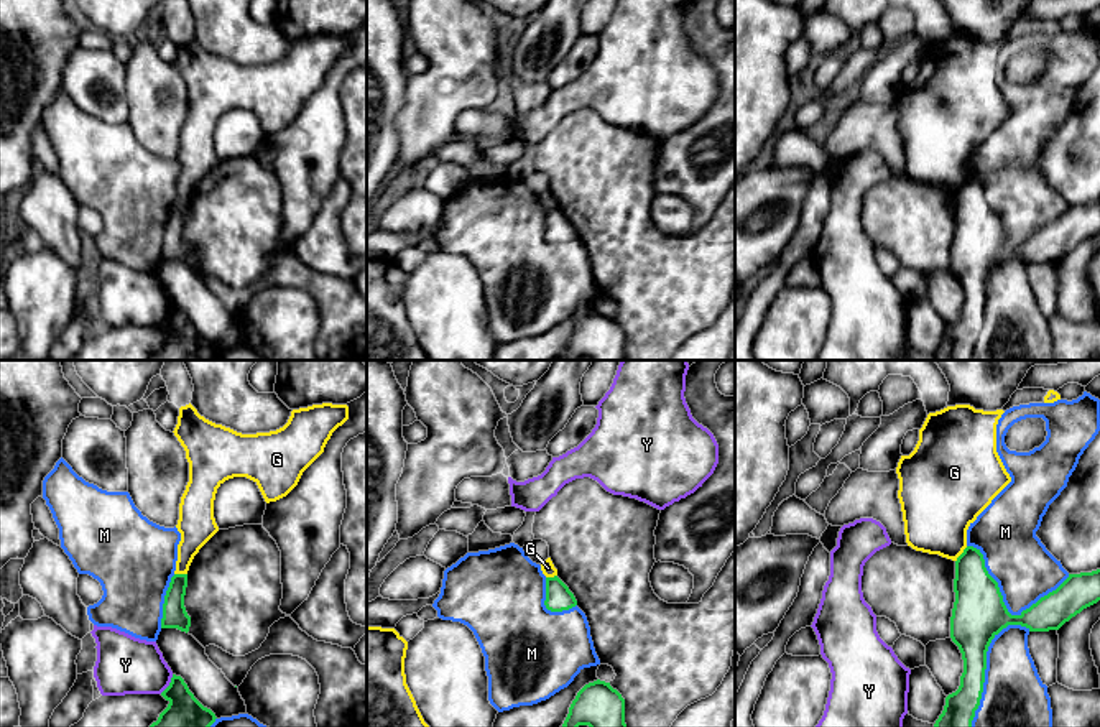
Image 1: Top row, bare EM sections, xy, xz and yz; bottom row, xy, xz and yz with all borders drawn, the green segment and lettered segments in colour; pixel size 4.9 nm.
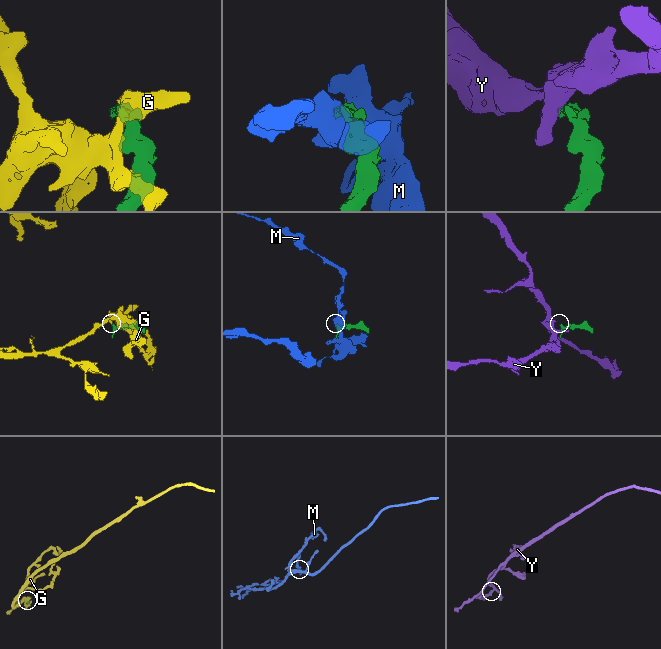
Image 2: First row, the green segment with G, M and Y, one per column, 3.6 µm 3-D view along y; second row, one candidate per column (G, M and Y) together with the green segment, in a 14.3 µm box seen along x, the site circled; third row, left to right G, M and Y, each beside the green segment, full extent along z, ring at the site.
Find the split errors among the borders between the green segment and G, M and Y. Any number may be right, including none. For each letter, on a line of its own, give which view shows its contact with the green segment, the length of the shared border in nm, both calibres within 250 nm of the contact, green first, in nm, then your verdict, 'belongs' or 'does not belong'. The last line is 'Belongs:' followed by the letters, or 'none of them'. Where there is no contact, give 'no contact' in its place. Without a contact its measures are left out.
G: yz | 100 nm | 240/340 nm | does not belong
M: yz | 550 nm | 260/300 nm | does not belong
Y: xy | 120 nm | 260/280 nm | does not belong
Belongs: none of them

